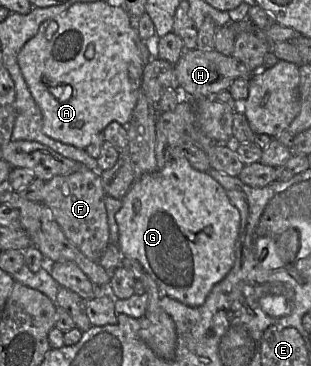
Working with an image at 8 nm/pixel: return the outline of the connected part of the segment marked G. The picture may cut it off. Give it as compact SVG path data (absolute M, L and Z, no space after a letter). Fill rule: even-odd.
M169 159L166 165L153 173L148 173L136 179L127 194L122 198L122 206L116 213L115 219L119 228L119 240L117 246L123 257L138 261L149 276L157 283L163 296L168 296L179 302L191 306L201 306L212 288L225 278L235 263L235 247L240 235L241 217L239 210L232 204L224 188L207 172L194 169L190 163L184 159Z

